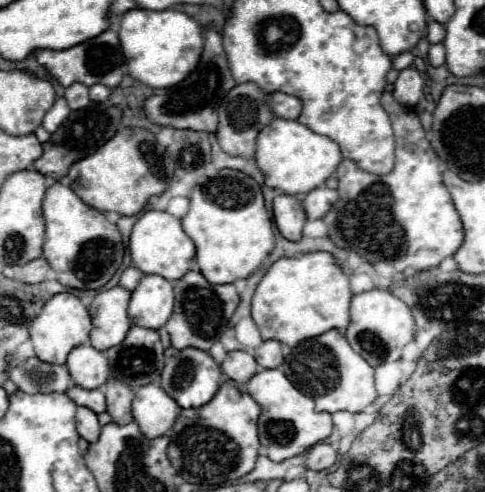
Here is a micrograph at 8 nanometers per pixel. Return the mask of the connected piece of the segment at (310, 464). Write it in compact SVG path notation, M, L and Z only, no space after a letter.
M318 443L308 451L308 459L304 461L304 467L310 471L324 471L330 469L336 463L336 449L326 443Z

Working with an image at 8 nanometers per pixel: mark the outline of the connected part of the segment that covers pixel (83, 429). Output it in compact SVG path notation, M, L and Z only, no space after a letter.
M80 407L76 413L76 429L78 429L80 437L84 437L88 443L94 443L100 435L100 425L98 425L96 413L90 411L88 407Z

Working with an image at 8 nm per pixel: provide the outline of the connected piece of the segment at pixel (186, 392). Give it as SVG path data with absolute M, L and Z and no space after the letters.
M186 347L166 361L166 365L162 369L162 375L160 375L160 385L170 397L174 397L174 401L182 409L190 409L190 407L206 405L214 397L214 393L218 391L220 379L222 379L220 365L206 351Z

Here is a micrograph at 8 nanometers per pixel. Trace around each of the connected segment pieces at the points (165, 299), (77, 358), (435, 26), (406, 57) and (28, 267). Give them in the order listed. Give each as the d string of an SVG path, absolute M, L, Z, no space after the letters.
M144 275L132 291L128 315L134 325L146 329L160 329L172 315L174 291L172 283L160 275Z
M76 347L66 361L72 381L82 389L98 389L110 377L110 367L104 353L94 347Z
M430 21L428 23L428 41L430 43L440 43L444 39L444 25L438 21Z
M410 51L400 53L400 55L394 55L394 57L392 57L392 69L402 71L402 69L406 69L406 67L412 65L412 59L414 59L414 55L412 55Z
M44 257L34 259L22 267L22 281L24 283L42 283L48 277L50 265Z

